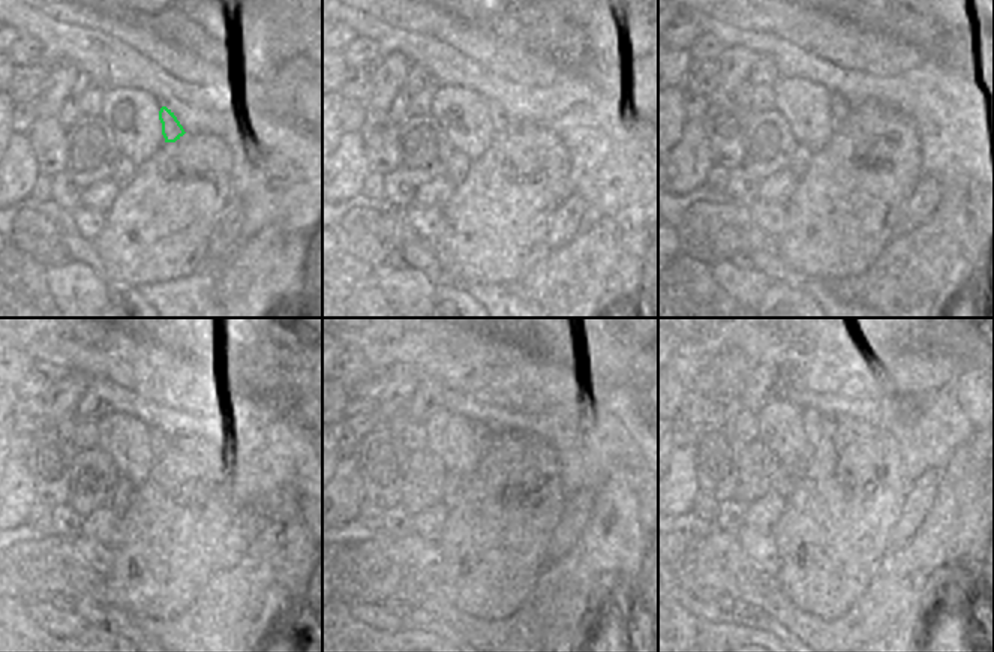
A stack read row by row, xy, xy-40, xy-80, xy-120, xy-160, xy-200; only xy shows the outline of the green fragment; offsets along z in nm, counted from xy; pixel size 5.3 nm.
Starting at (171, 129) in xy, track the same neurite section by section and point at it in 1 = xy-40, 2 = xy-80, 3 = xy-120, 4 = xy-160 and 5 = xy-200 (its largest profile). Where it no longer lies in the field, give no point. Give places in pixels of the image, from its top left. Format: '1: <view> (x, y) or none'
1: xy-40 (501, 119)
2: xy-80 (840, 107)
3: xy-120 (159, 439)
4: xy-160 (483, 432)
5: xy-200 (813, 420)

